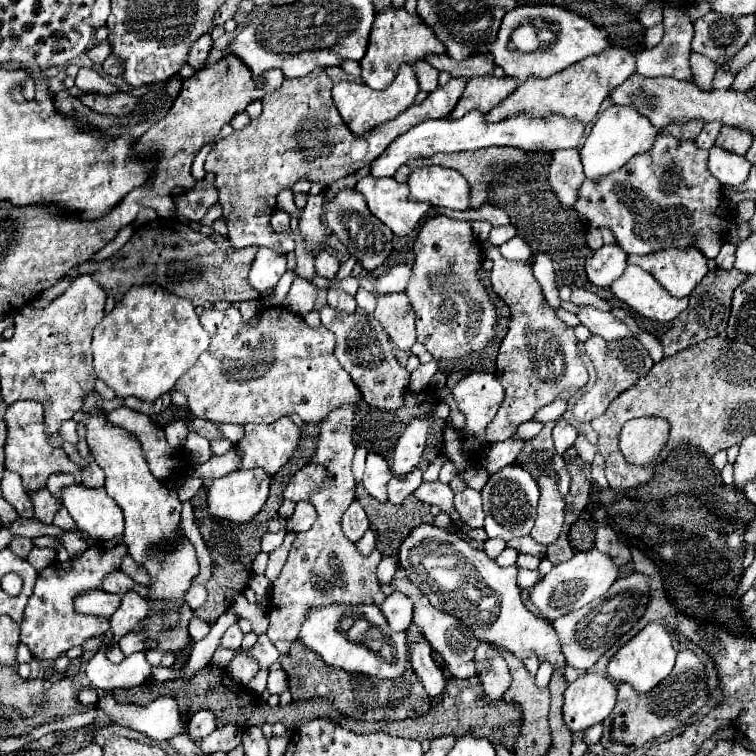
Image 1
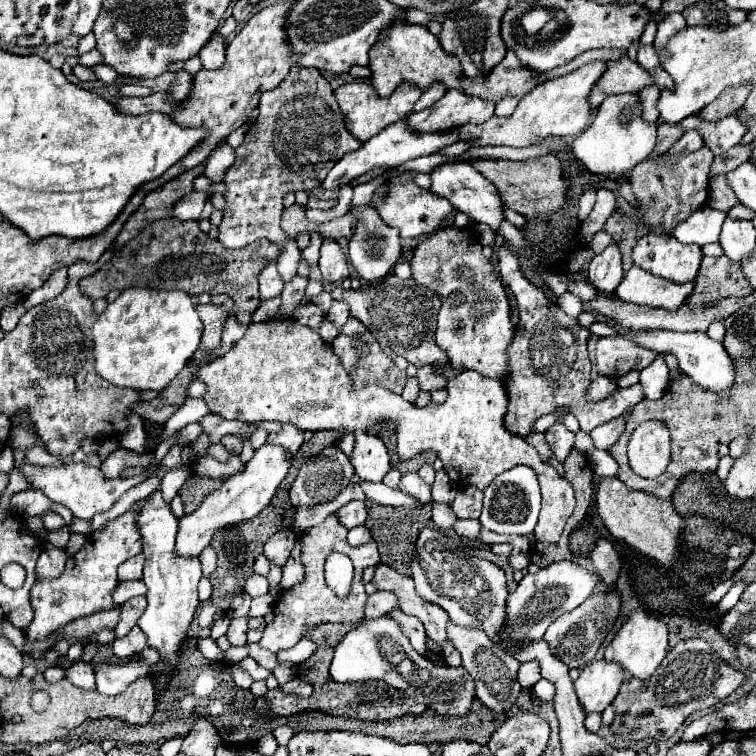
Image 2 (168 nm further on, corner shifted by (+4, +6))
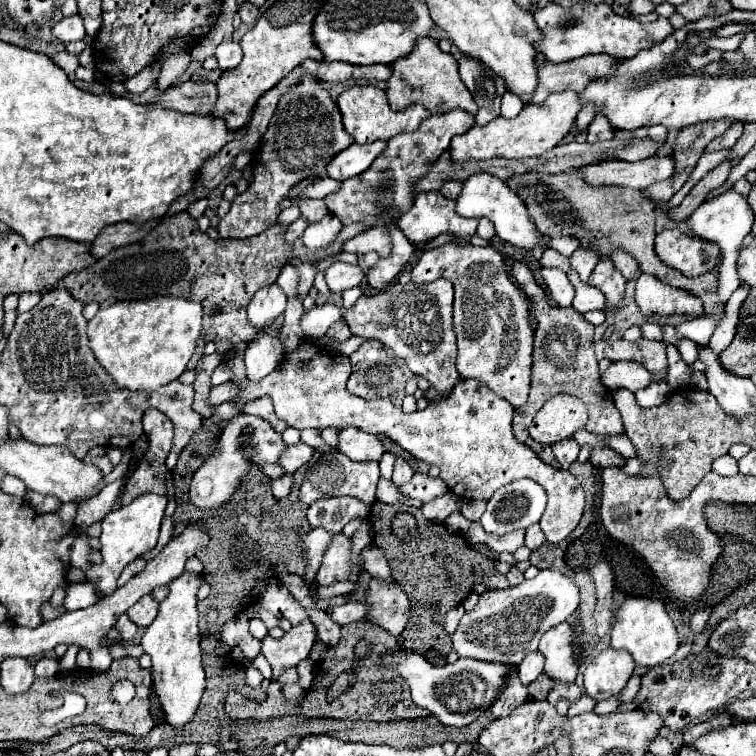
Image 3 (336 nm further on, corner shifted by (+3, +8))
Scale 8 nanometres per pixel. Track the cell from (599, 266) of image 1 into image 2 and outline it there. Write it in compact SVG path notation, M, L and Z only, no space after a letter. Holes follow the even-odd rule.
M609 244L601 254L595 254L589 262L589 282L605 294L613 294L623 278L621 252L617 244Z

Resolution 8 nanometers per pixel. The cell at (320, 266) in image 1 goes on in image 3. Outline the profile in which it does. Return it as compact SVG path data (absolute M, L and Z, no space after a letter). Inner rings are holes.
M344 262L332 264L324 274L326 274L328 288L334 294L342 294L348 288L360 286L360 282L364 278L364 270L360 266L356 266L356 264L344 264Z

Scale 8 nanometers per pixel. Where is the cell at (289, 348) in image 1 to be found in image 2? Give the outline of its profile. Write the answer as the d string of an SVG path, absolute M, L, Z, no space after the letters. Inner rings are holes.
M211 302L199 304L197 312L205 330L199 348L191 358L191 366L197 370L195 380L201 380L207 386L203 400L209 406L209 412L223 416L225 420L289 422L301 430L313 432L355 432L365 430L379 420L397 422L397 456L401 462L411 460L419 452L433 450L441 456L443 464L449 464L447 474L451 482L457 486L477 486L481 490L485 490L497 474L517 464L525 464L535 470L543 496L539 522L533 534L539 542L557 542L557 538L561 538L563 526L575 508L573 488L553 466L539 458L533 446L521 436L505 430L503 416L507 410L507 394L499 380L481 376L475 370L461 372L447 384L449 396L445 404L417 408L379 386L373 386L373 390L355 390L349 374L333 354L331 344L325 342L317 330L303 326L293 318L273 318L251 324L245 336L233 344L229 352L211 358L213 350L221 344L227 312L223 306Z

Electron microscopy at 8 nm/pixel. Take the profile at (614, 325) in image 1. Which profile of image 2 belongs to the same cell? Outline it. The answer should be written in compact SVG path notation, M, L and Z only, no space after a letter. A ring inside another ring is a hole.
M607 320L609 326L613 326L617 330L619 336L627 334L631 342L647 348L647 350L655 350L659 354L673 354L679 360L679 368L681 372L685 372L689 378L693 378L701 388L709 388L709 390L729 390L733 386L733 364L731 358L727 354L727 350L723 348L721 342L715 342L707 336L707 332L671 332L671 330L635 330L635 328L627 328L623 324L619 324L617 320Z

